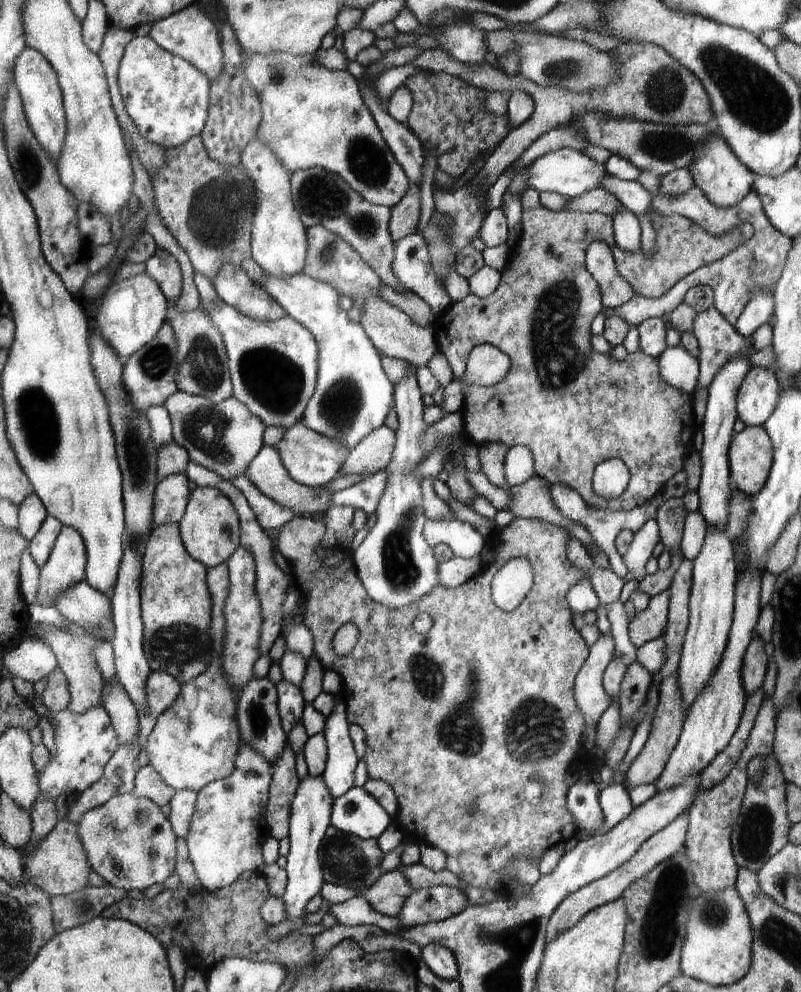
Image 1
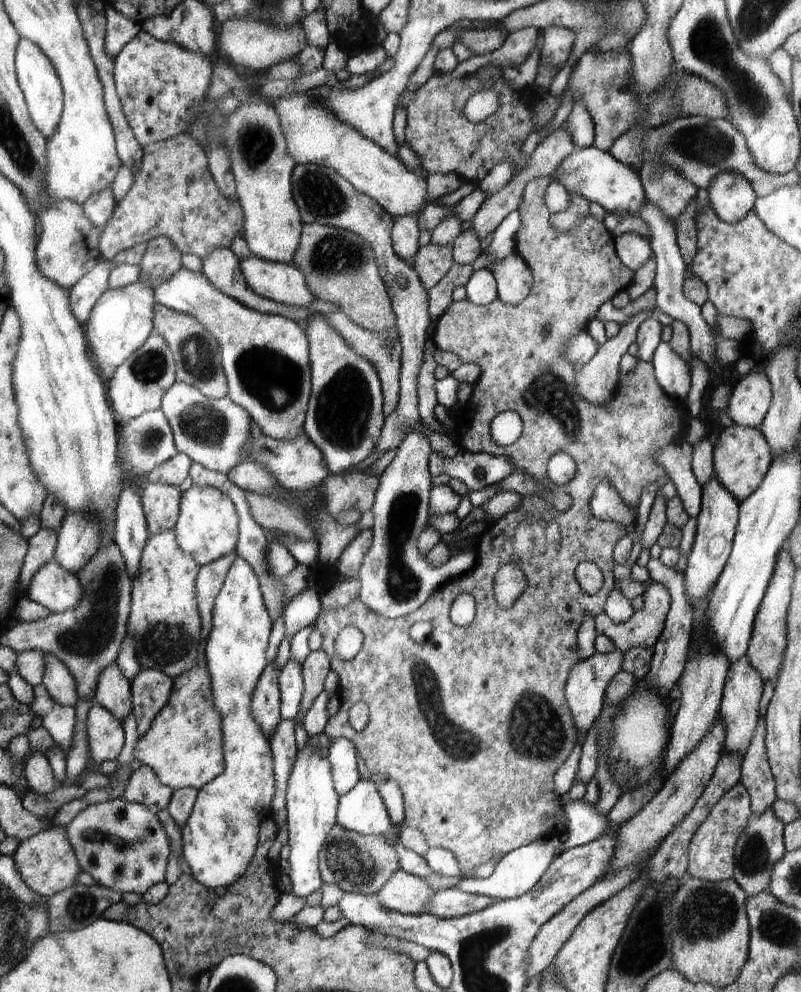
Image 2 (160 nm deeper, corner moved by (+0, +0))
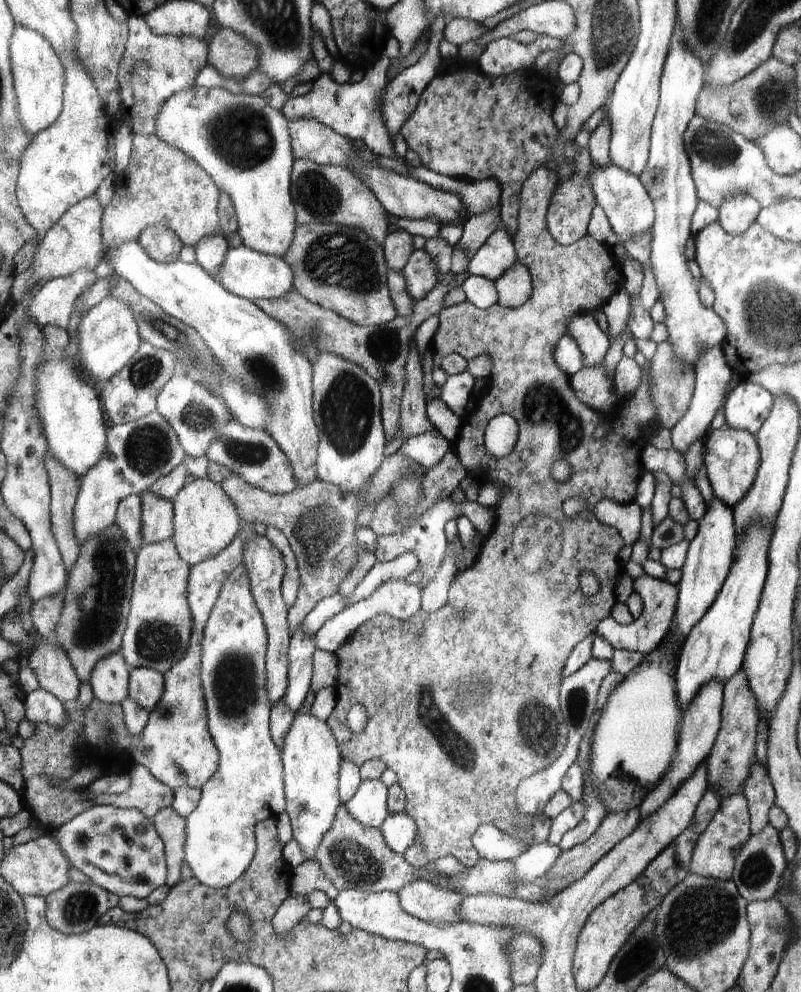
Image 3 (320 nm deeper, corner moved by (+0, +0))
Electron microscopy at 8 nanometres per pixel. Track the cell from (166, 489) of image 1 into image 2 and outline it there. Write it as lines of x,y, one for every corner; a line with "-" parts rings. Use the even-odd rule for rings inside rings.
147,482
141,488
141,503
150,535
174,530
182,492
178,487

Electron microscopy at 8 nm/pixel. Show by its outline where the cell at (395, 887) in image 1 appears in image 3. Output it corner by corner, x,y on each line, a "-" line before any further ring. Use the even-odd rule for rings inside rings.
416,879
398,892
404,910
413,917
430,924
457,923
459,908
463,904
463,893
440,888
430,880

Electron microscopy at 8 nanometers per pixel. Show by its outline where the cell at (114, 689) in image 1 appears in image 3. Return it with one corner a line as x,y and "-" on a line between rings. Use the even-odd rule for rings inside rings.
121,651
105,656
88,680
94,696
104,703
122,703
130,695
130,671

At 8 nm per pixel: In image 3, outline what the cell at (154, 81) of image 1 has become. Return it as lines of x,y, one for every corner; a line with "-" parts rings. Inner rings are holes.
127,16
129,35
121,58
117,79
122,95
120,118
128,118
134,135
152,135
156,132
159,108
176,91
191,86
202,66
206,66
209,46
196,35
160,35
147,24
144,17

